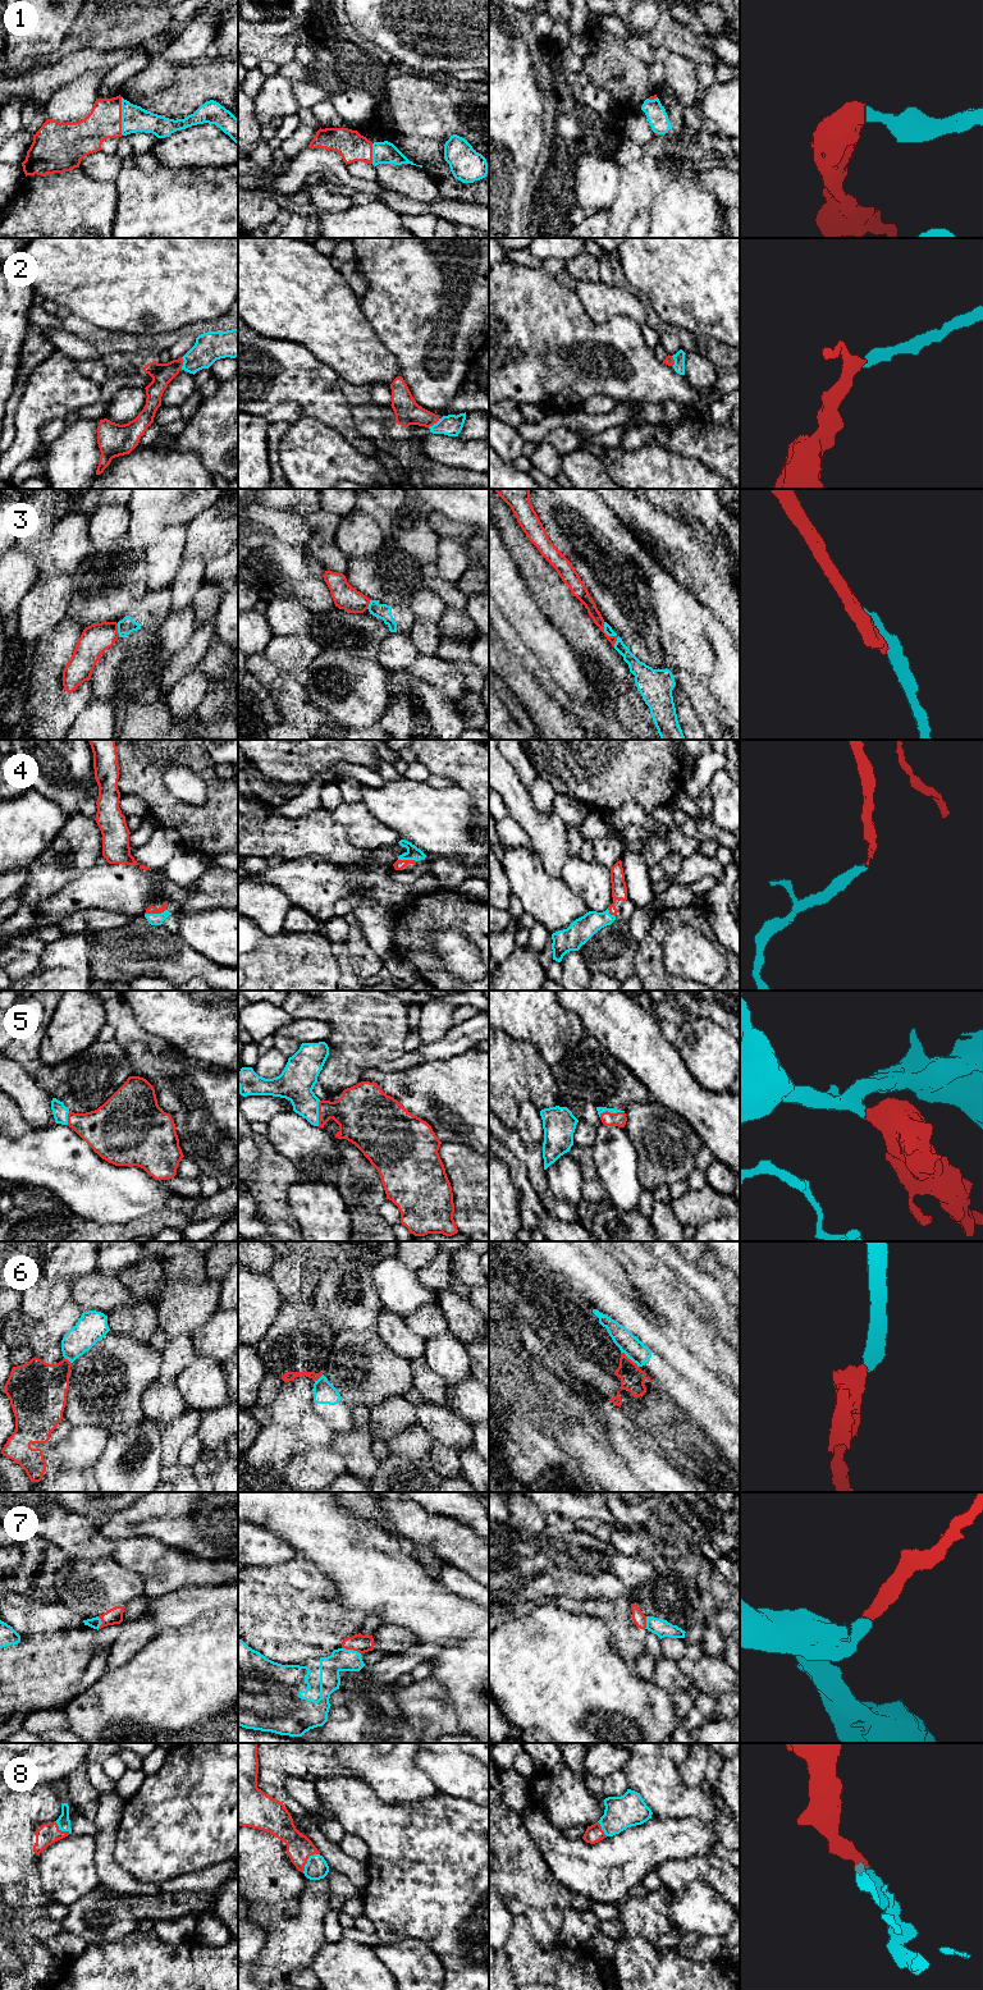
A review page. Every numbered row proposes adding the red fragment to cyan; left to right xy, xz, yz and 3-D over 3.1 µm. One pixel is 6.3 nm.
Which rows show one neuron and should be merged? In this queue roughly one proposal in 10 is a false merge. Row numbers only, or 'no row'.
1, 2, 4, 5, 7, 8

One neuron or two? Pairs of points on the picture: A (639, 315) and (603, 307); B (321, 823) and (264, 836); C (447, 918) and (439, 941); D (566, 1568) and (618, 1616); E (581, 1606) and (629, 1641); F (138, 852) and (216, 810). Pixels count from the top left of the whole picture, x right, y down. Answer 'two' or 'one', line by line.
A: one
B: one
C: two
D: two
E: one
F: two

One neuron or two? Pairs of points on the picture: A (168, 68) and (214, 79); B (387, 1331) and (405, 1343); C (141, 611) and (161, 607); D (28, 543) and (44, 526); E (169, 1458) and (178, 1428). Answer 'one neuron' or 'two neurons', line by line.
A: two neurons
B: one neuron
C: one neuron
D: one neuron
E: one neuron

